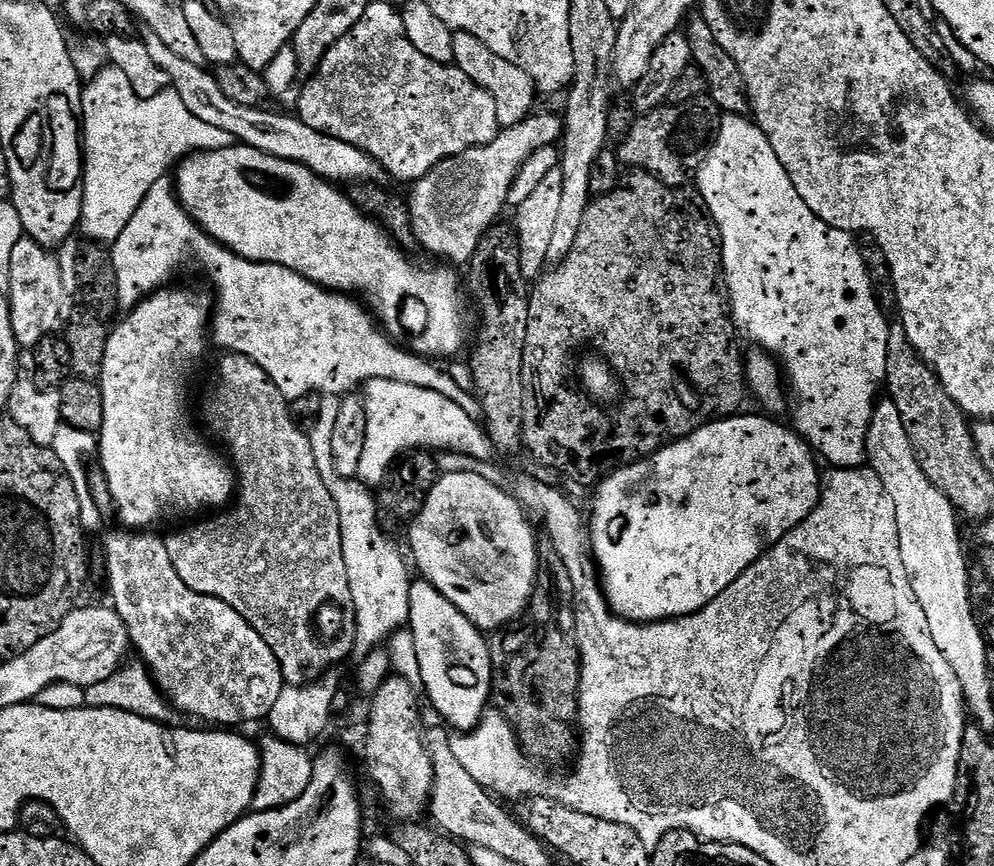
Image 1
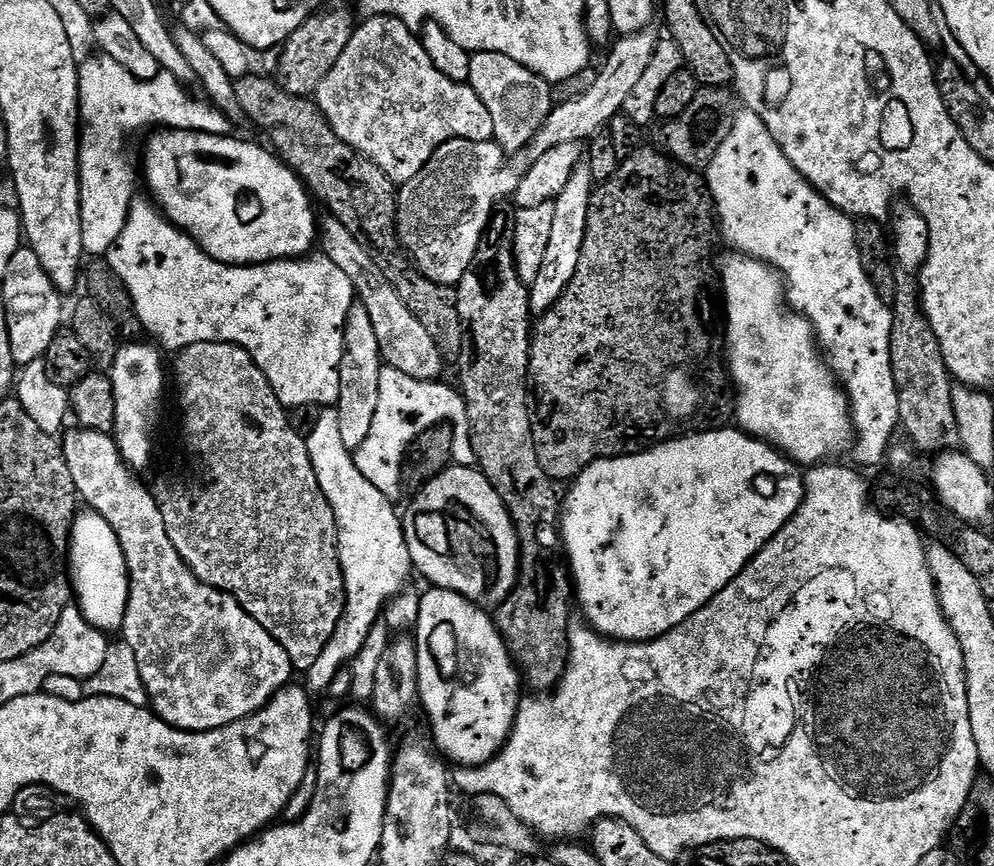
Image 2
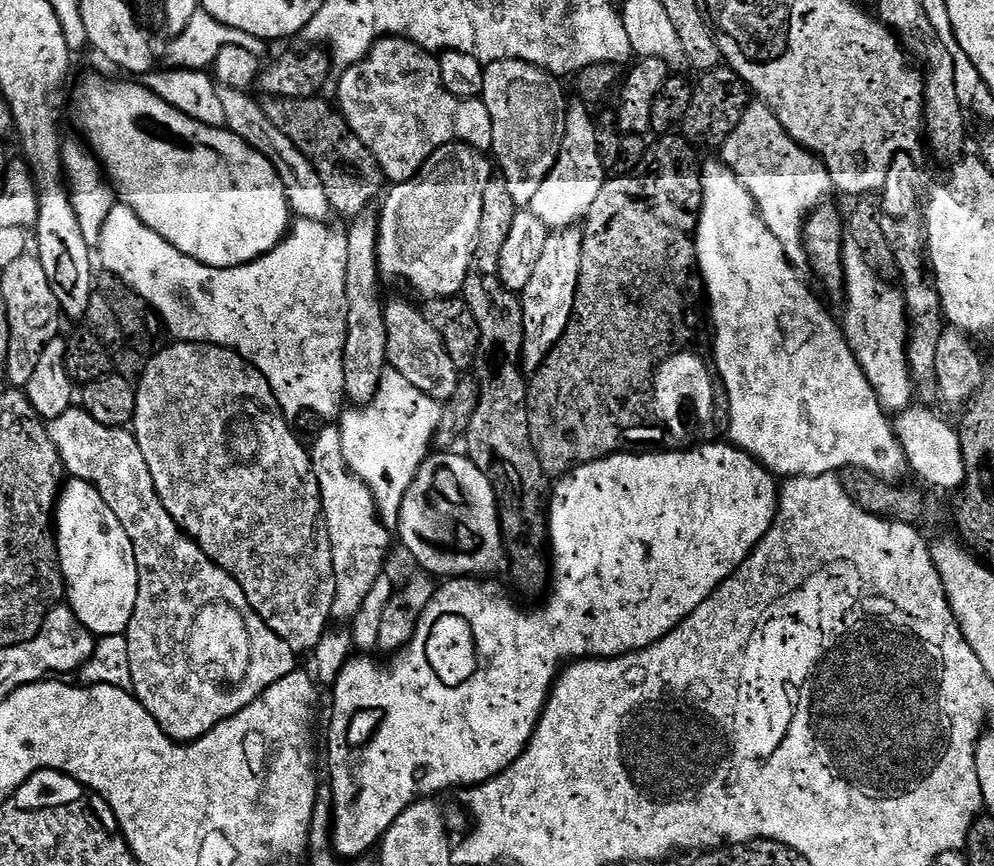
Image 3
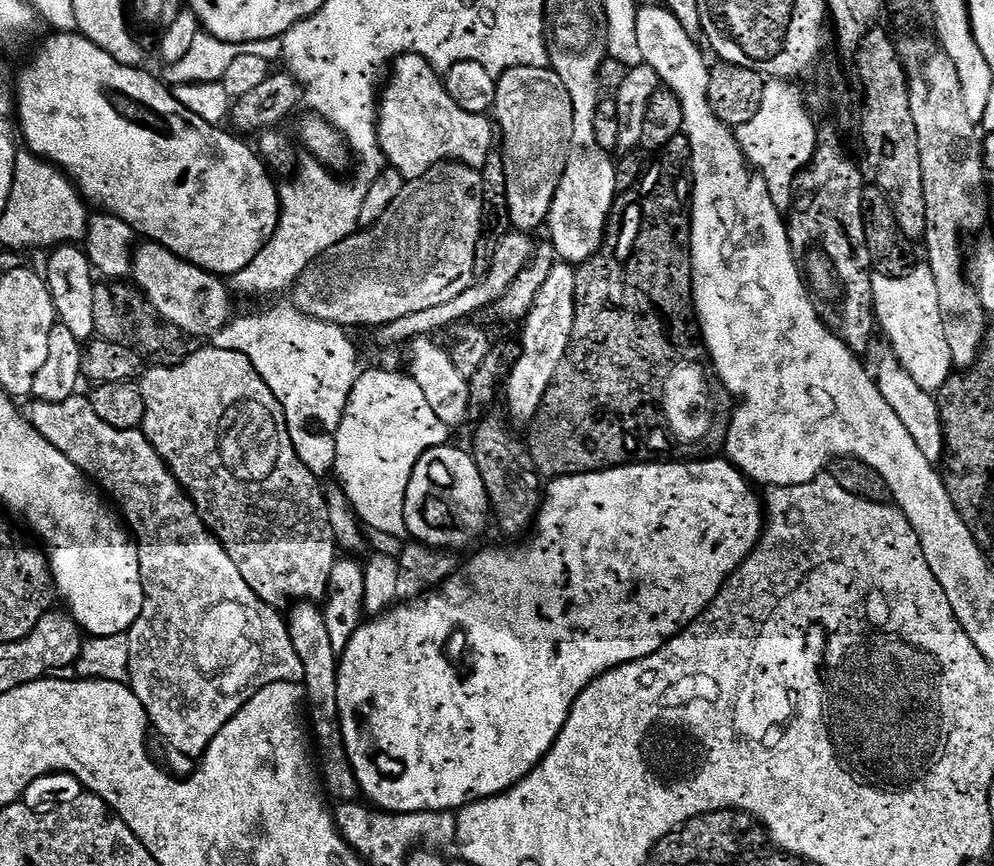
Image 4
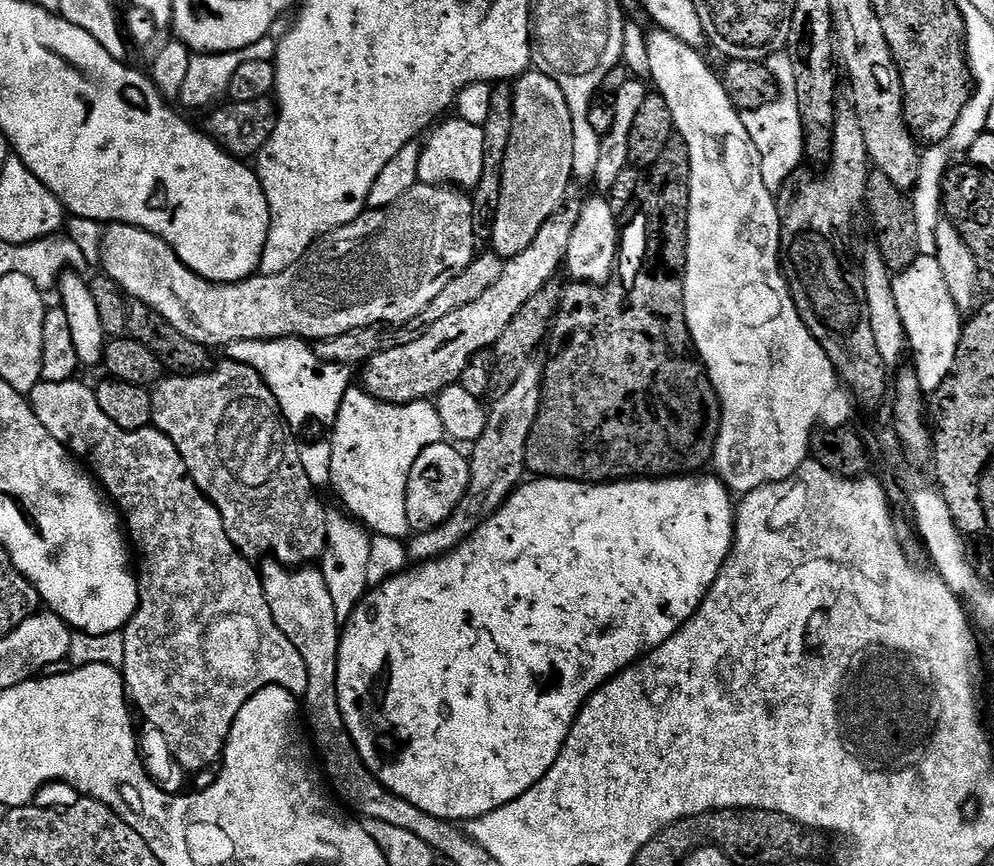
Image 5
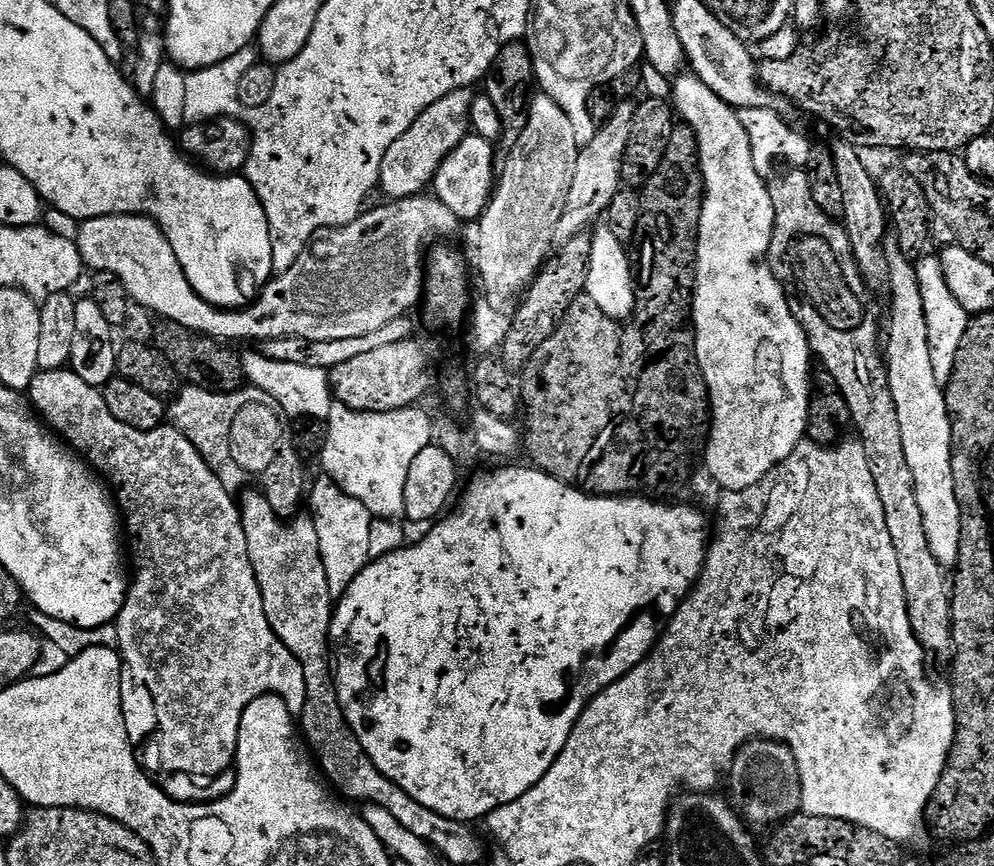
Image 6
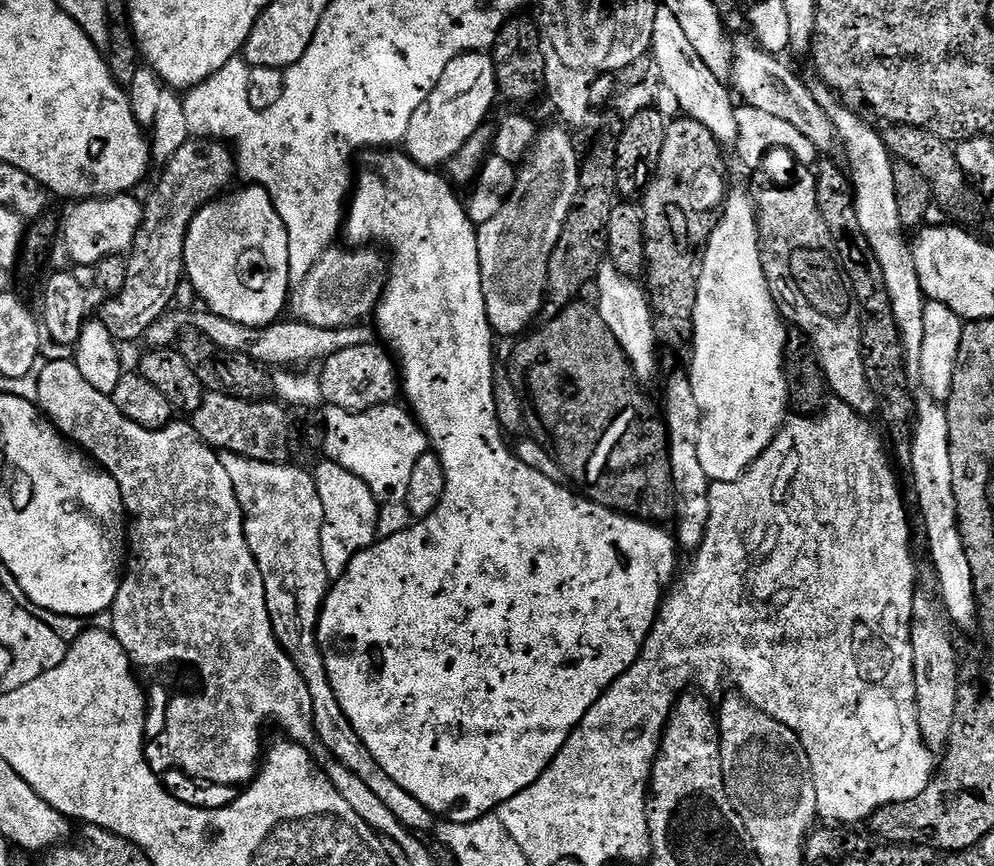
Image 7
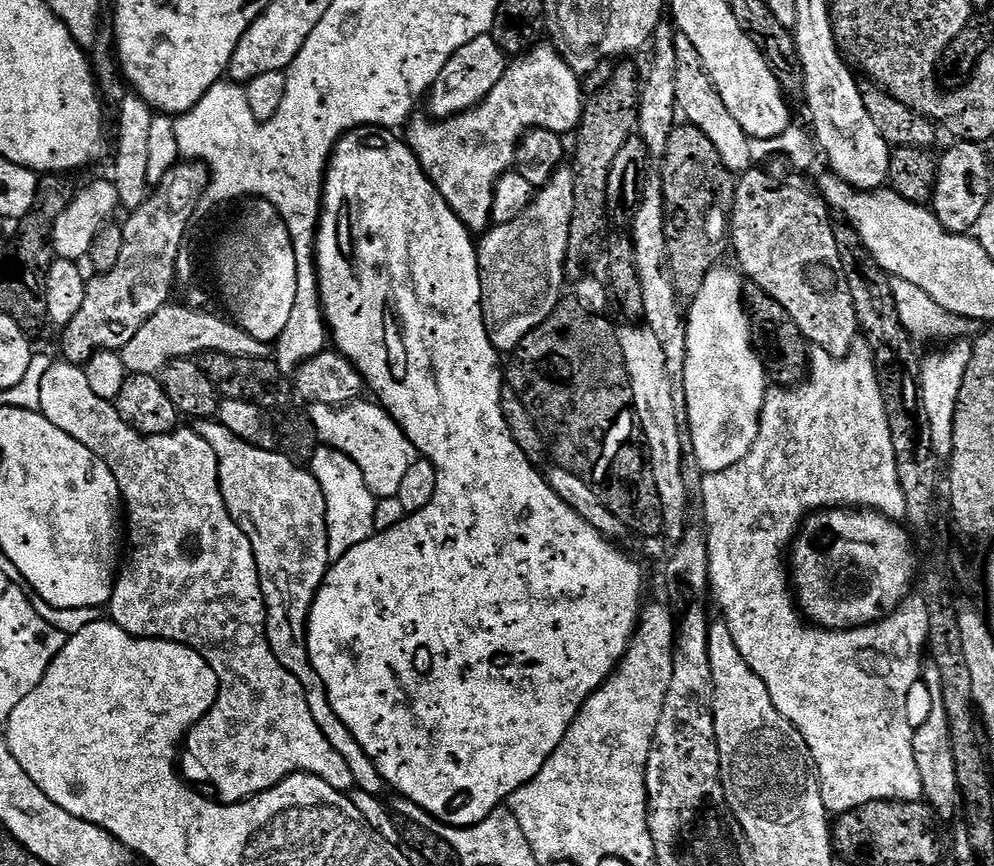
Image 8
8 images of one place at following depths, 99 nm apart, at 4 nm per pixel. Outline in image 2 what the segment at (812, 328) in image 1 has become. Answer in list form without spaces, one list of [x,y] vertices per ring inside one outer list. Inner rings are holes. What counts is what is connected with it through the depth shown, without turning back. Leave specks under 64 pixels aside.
[[[747,110],[737,111],[726,142],[722,142],[718,154],[714,154],[707,166],[706,179],[722,236],[724,232],[735,251],[771,264],[782,274],[786,281],[787,303],[793,312],[801,313],[812,324],[828,363],[846,385],[853,411],[852,422],[859,426],[855,463],[880,464],[883,460],[885,463],[886,449],[889,447],[888,415],[893,415],[898,406],[898,398],[891,391],[872,392],[872,359],[883,361],[888,355],[892,309],[885,297],[876,293],[869,269],[862,262],[856,245],[856,224],[853,217],[838,211],[813,188],[809,180],[800,177],[790,158],[786,158],[778,142],[774,142],[770,130],[766,130],[762,118]]]

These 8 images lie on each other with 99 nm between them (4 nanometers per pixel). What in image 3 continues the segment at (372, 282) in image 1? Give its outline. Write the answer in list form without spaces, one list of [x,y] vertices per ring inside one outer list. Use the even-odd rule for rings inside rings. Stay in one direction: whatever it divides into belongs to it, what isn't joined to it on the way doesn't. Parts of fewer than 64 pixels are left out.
[[[92,76],[76,92],[76,124],[88,139],[91,155],[100,161],[119,203],[130,206],[174,250],[182,250],[182,254],[211,268],[241,268],[277,248],[290,231],[290,209],[274,166],[227,127],[211,128],[182,114],[143,83],[128,83],[132,84]]]

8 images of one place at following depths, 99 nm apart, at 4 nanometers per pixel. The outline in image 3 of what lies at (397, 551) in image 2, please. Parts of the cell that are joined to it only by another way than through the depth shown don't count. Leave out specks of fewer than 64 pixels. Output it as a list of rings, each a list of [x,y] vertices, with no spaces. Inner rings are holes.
[[[326,424],[310,446],[312,469],[318,478],[323,500],[324,521],[330,534],[335,570],[335,598],[332,617],[350,622],[360,610],[377,578],[383,575],[384,562],[392,546],[390,530],[381,523],[369,488],[353,474],[342,451],[340,429]]]

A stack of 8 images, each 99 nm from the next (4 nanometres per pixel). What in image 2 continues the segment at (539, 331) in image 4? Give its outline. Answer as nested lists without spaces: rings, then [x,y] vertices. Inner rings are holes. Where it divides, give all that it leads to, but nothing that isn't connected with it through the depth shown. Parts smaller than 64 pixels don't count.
[[[581,166],[574,170],[570,182],[566,182],[564,189],[555,198],[554,226],[546,249],[546,259],[542,261],[542,270],[538,270],[538,278],[534,278],[530,286],[530,303],[533,313],[551,312],[554,305],[564,297],[564,291],[568,289],[578,270],[578,258],[582,258],[582,242],[586,238],[586,222],[593,191],[592,172],[587,166]]]

